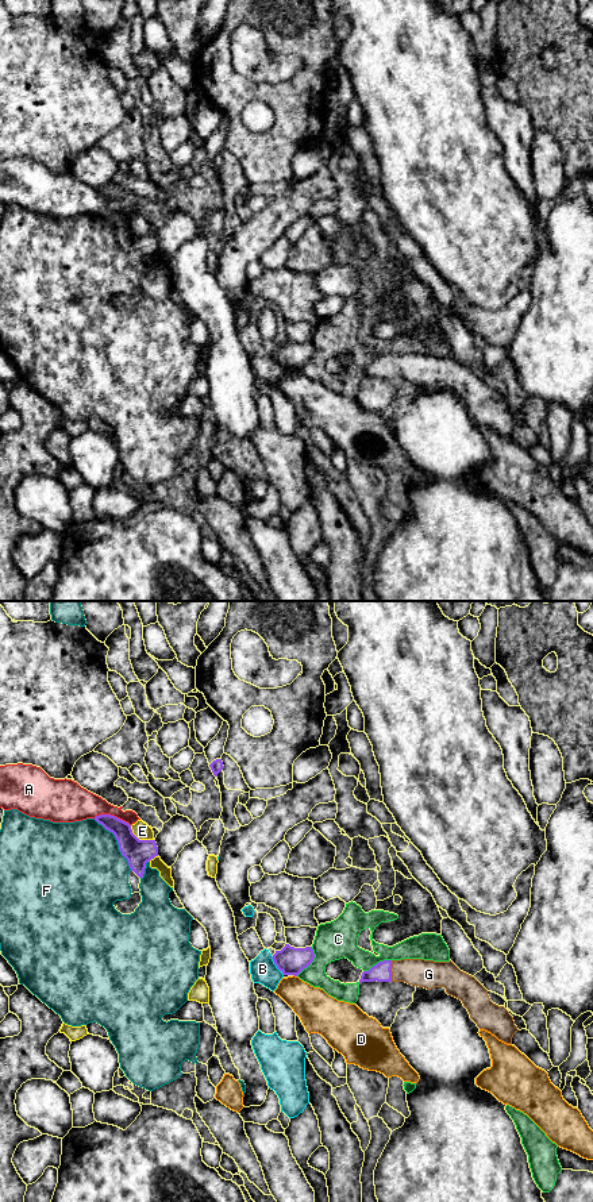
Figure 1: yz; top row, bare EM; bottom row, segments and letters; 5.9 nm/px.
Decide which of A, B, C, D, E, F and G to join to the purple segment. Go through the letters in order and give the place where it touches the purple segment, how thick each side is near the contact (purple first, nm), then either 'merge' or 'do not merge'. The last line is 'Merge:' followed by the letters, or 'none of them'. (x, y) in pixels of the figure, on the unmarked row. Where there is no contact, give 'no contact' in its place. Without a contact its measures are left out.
A: yz (112, 211) | 150/220 nm | do not merge
B: yz (276, 359) | 170/160 nm | do not merge
C: yz (311, 357) | 170/220 nm | do not merge
D: yz (295, 370) | 170/240 nm | do not merge
E: yz (138, 234) | 160/100 nm | do not merge
F: yz (118, 238) | 160/480 nm | do not merge
G: yz (391, 366) | 110/170 nm | merge
Merge: G

